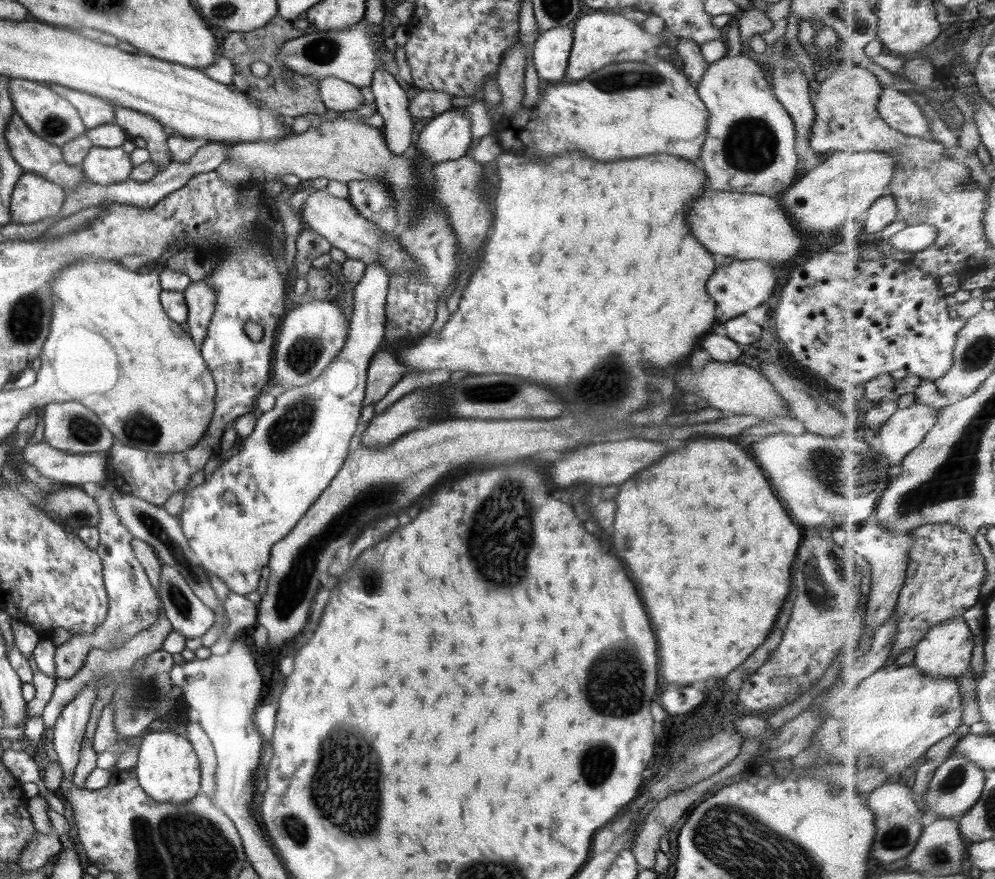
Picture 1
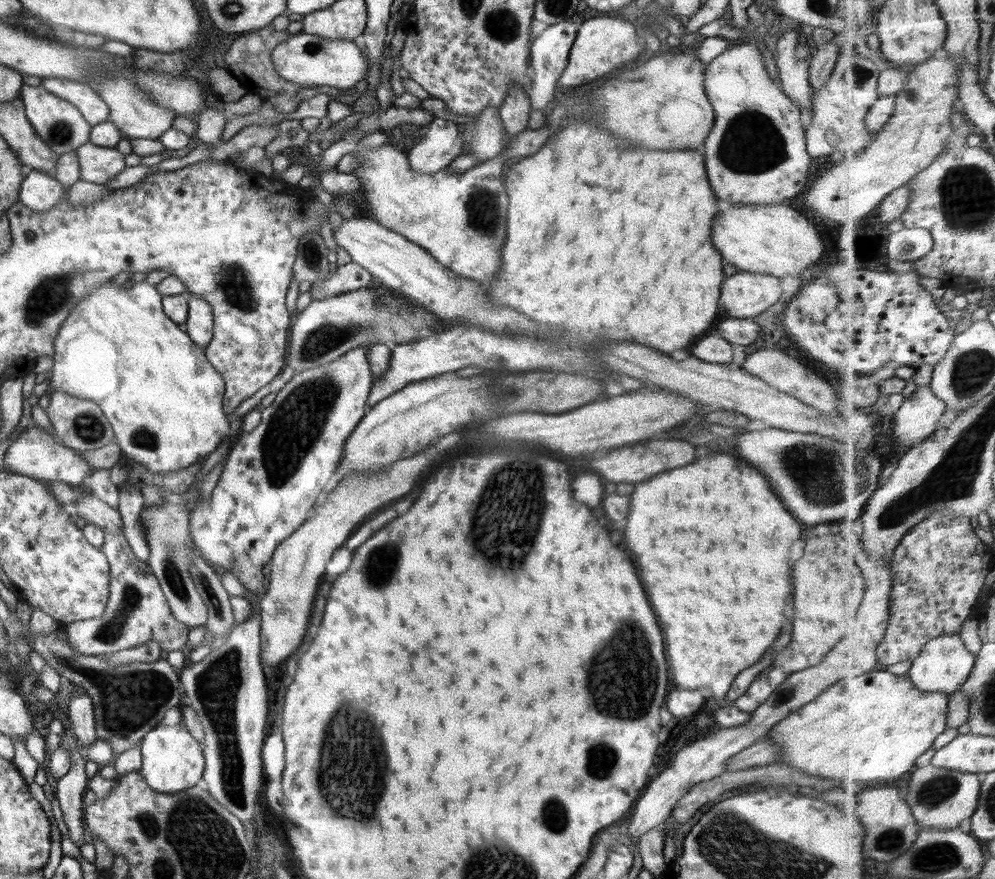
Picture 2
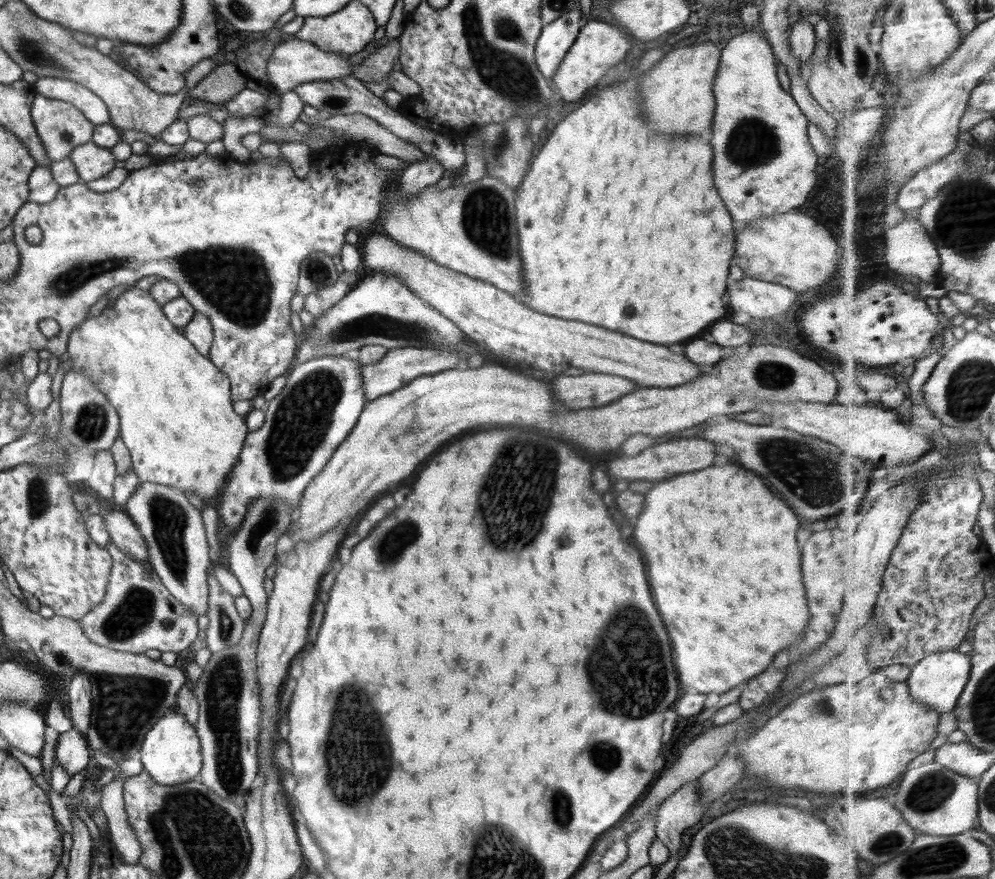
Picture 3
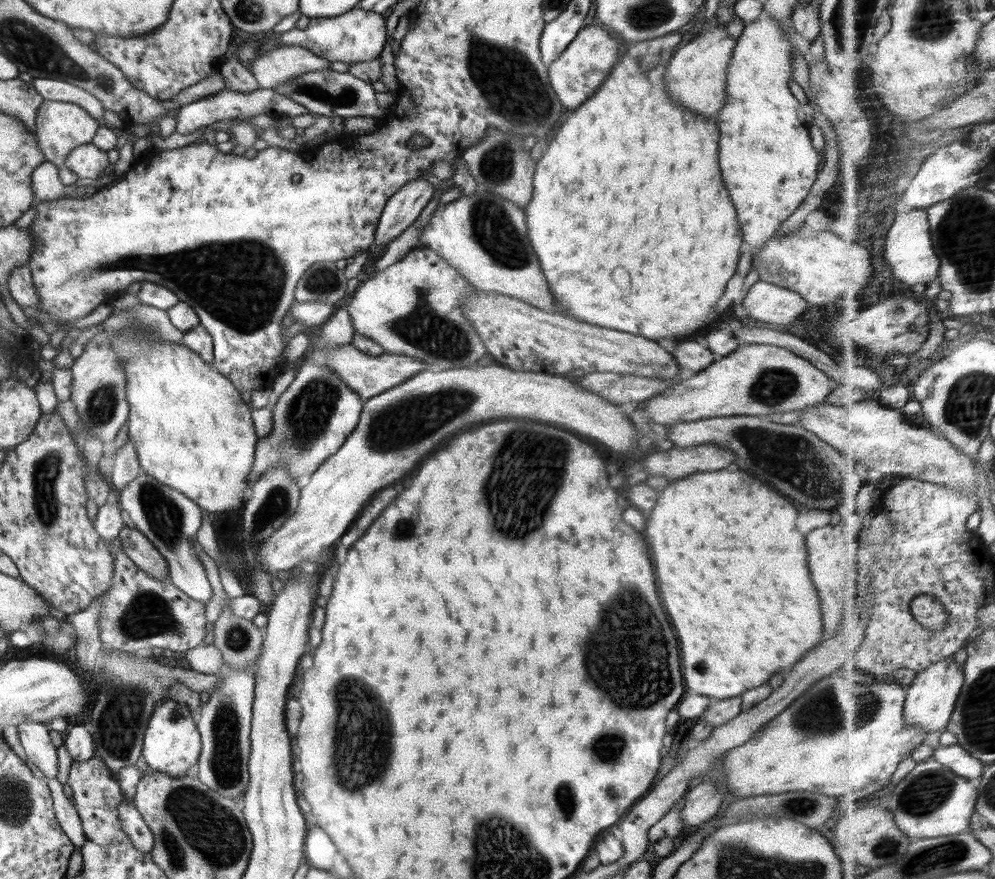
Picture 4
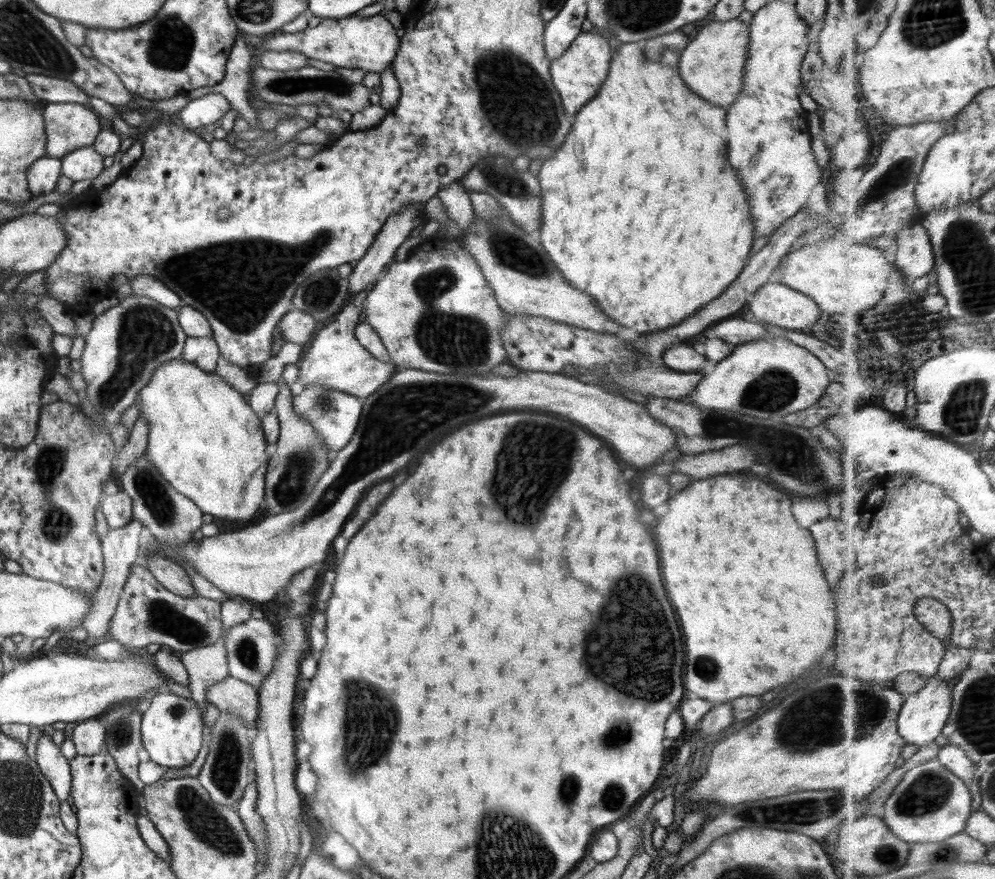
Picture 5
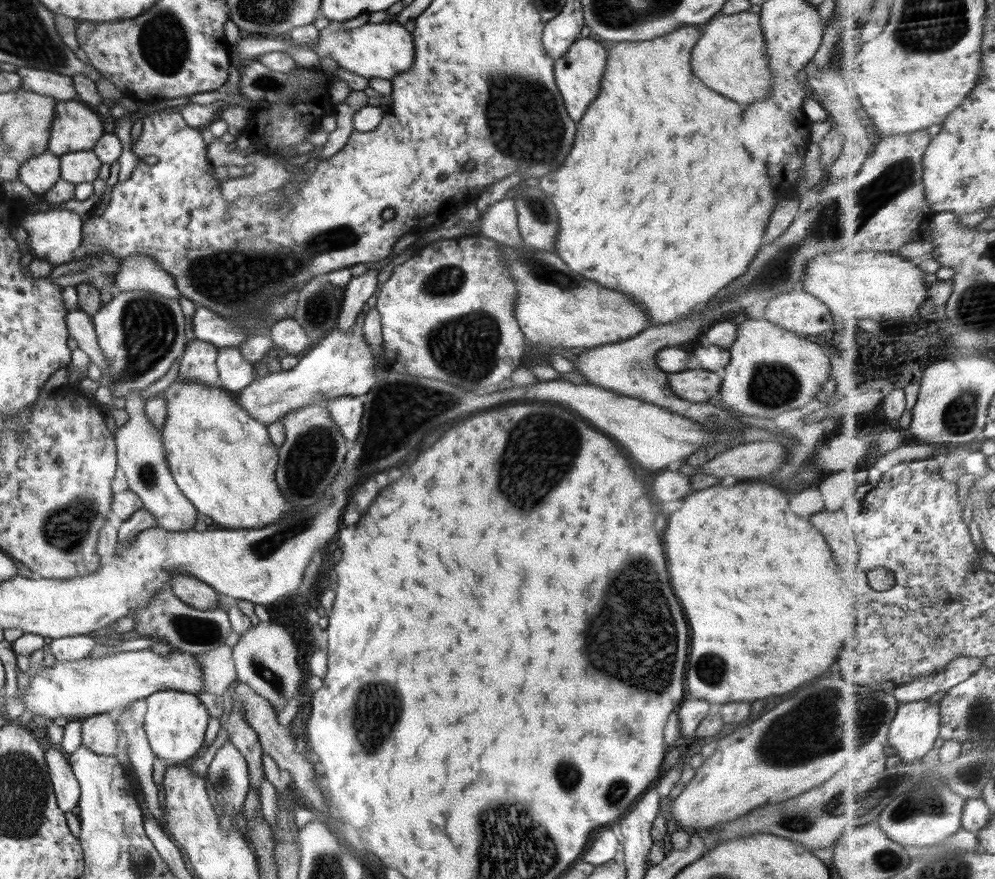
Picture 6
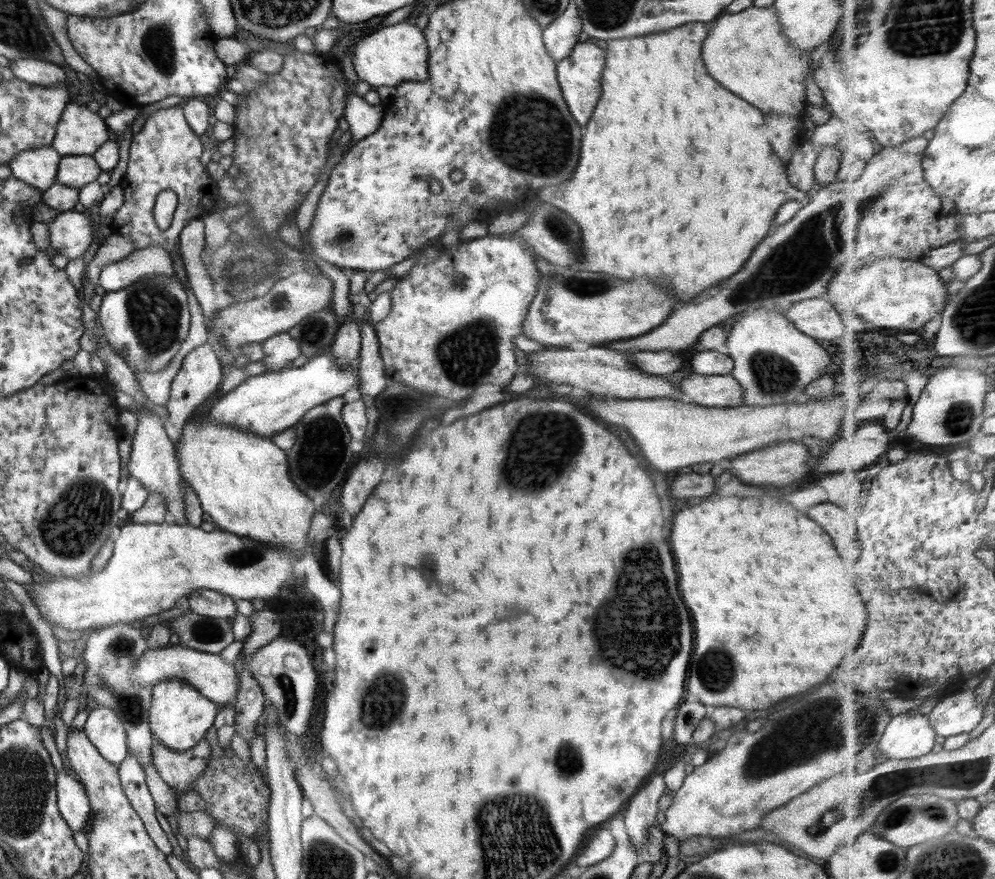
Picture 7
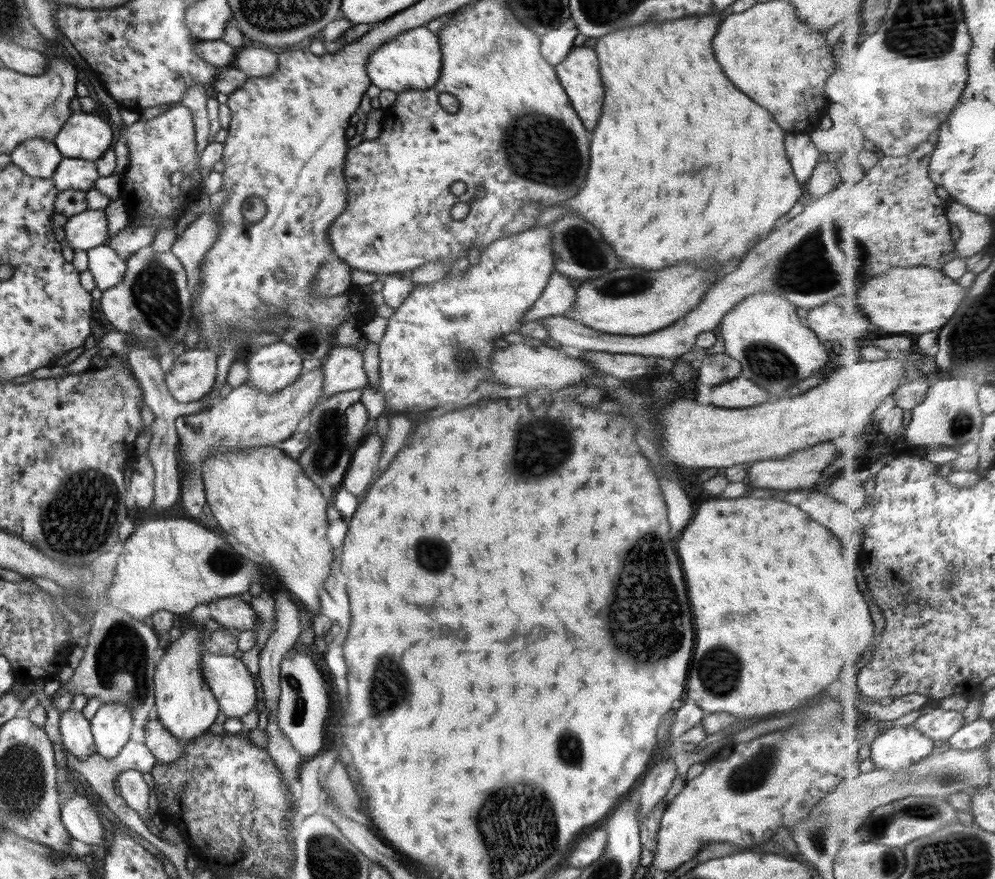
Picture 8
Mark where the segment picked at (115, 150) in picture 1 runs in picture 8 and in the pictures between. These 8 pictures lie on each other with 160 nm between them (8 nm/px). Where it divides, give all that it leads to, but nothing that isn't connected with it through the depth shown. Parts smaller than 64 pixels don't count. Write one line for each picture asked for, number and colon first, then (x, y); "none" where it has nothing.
2: (98, 164)
3: (91, 161)
4: (86, 161)
5: (84, 163)
6: (75, 167)
7: (74, 171)
8: (78, 174)

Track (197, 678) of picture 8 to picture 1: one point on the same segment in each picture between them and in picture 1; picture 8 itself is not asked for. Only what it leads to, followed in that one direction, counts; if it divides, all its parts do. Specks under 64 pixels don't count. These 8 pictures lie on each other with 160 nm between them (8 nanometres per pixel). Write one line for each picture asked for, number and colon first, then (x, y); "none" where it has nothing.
1: (168, 770)
2: (172, 760)
3: (171, 751)
4: (171, 744)
5: (172, 732)
6: (176, 722)
7: (179, 718)

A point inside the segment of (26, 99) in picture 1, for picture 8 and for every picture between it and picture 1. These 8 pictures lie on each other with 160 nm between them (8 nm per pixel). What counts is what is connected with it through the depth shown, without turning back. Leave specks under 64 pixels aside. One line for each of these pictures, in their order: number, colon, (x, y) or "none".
2: (59, 124)
3: (60, 125)
4: (60, 127)
5: (68, 126)
6: (76, 127)
7: (79, 132)
8: (86, 136)

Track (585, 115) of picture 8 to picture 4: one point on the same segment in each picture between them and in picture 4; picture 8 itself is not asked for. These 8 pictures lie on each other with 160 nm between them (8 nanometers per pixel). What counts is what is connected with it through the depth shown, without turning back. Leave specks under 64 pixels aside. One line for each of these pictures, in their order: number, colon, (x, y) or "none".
4: (576, 74)
5: (578, 74)
6: (578, 74)
7: (579, 74)

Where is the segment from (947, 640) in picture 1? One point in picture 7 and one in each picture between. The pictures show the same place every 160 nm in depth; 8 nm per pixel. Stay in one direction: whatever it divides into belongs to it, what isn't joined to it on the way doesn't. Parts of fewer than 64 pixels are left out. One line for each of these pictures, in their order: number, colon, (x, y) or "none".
2: (946, 664)
3: (940, 680)
4: (932, 702)
5: (924, 717)
6: (918, 725)
7: (911, 735)

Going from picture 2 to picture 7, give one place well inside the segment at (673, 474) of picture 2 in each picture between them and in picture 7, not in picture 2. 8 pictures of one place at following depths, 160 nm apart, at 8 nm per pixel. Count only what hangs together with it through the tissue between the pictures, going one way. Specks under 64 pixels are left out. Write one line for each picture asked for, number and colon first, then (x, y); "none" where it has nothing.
3: (724, 563)
4: (731, 565)
5: (756, 611)
6: (758, 584)
7: (774, 609)

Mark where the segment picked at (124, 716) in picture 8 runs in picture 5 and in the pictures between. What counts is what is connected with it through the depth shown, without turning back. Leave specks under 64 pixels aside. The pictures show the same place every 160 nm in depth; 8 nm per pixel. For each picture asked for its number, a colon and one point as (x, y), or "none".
5: (89, 737)
6: (98, 733)
7: (106, 733)

